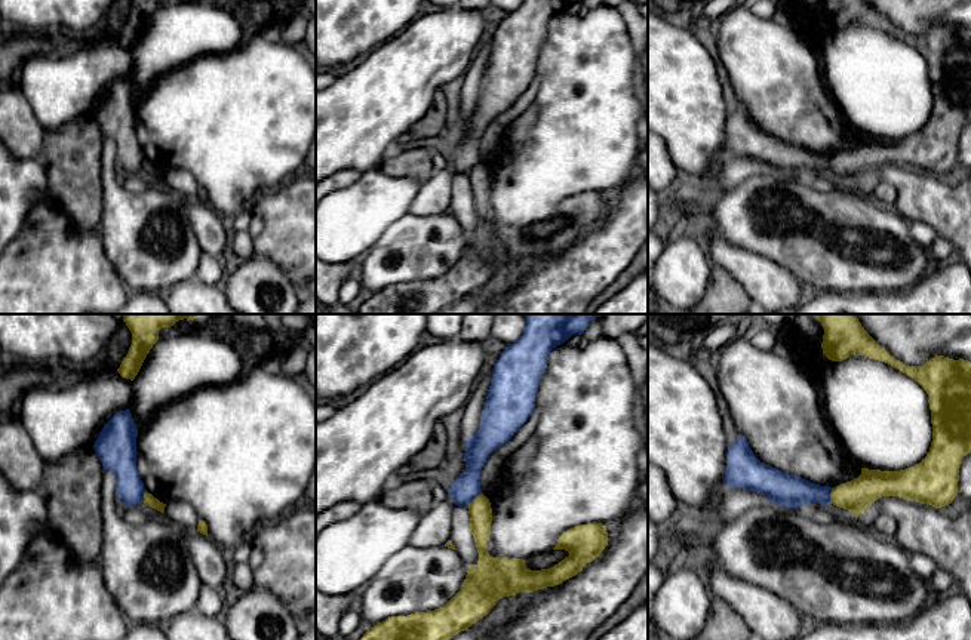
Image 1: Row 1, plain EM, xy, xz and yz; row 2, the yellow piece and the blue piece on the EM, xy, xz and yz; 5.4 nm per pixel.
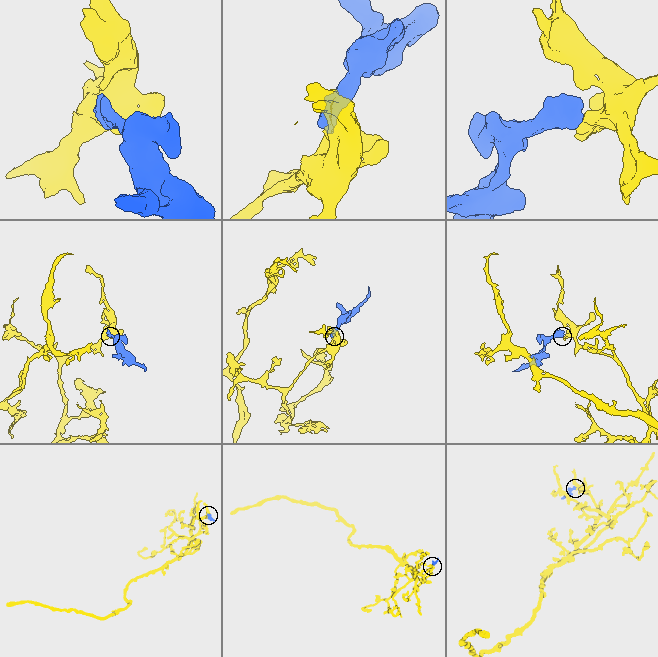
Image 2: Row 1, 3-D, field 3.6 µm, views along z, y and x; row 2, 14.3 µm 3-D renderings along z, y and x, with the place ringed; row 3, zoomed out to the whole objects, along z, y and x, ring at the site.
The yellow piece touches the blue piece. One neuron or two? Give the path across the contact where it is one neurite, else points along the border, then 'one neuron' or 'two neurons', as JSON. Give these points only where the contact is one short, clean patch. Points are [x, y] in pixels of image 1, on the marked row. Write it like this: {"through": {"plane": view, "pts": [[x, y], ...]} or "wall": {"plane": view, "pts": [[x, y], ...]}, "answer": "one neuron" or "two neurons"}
{"wall": {"plane": "xz", "pts": [[481, 492], [467, 507]]}, "answer": "two neurons"}

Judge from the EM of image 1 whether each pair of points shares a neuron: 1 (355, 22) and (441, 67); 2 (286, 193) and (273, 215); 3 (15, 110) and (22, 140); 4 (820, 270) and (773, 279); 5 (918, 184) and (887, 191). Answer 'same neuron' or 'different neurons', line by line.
1: different neurons
2: same neuron
3: same neuron
4: different neurons
5: different neurons

